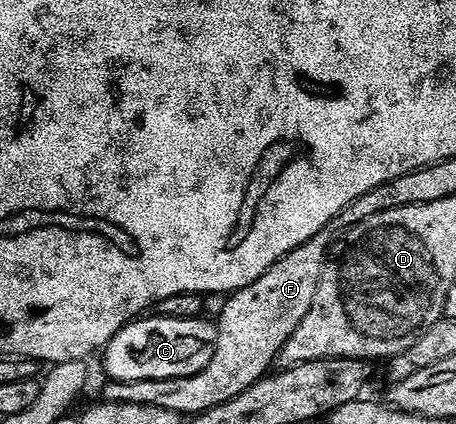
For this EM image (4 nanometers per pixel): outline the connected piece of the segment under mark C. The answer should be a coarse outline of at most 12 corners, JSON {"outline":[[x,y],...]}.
{"outline":[[144,316],[103,351],[112,382],[194,376],[218,332],[199,318]]}

